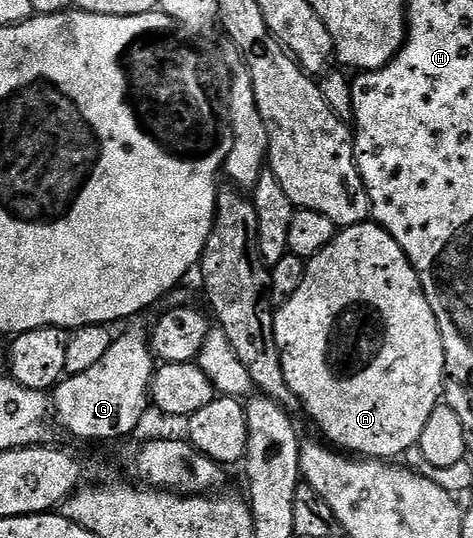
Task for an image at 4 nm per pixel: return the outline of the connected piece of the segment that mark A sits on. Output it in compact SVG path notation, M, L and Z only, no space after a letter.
M367 220L339 229L334 238L316 256L306 263L304 280L300 280L300 288L292 292L287 302L281 303L274 311L274 331L276 344L280 348L280 360L284 368L284 380L292 392L302 402L302 410L310 413L310 418L323 430L325 441L366 460L398 460L401 454L406 454L417 447L420 436L425 430L434 409L443 401L442 381L447 381L446 353L444 340L440 332L440 324L436 320L436 312L432 312L430 297L424 292L422 281L418 278L413 264L408 260L404 248L396 244L396 240L373 220Z

